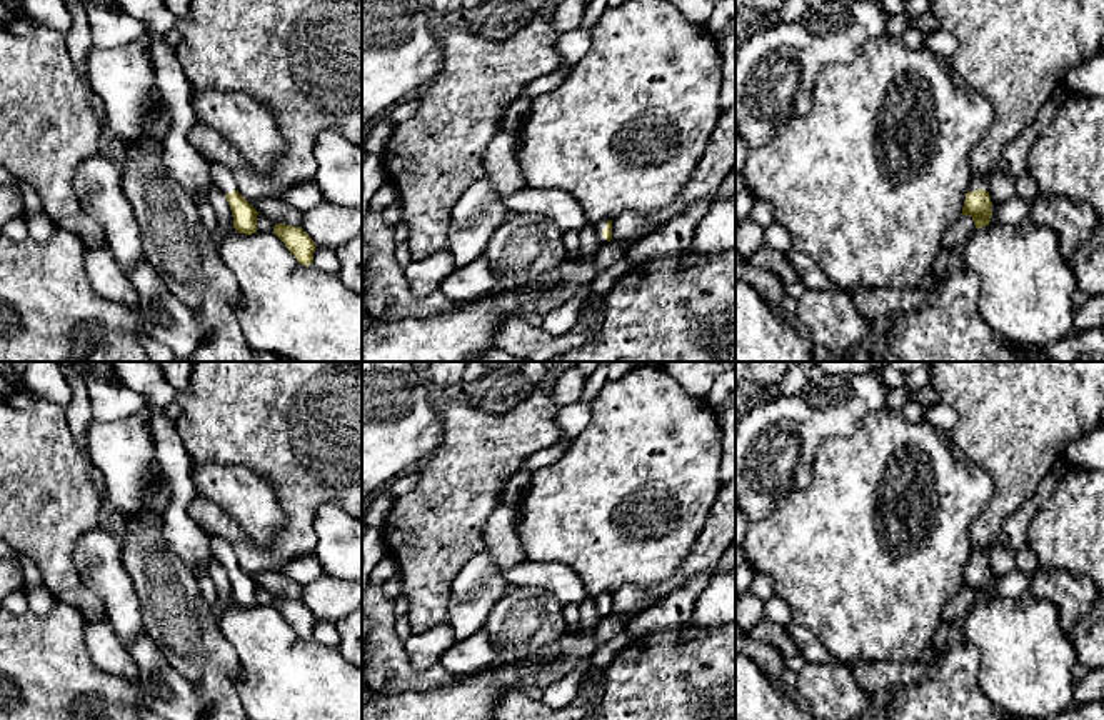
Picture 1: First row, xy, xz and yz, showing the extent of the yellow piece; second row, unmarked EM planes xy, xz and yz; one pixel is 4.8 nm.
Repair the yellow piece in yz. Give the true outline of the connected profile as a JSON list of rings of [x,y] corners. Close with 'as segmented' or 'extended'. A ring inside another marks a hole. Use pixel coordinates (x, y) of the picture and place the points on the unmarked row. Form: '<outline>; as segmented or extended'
[[[991,550],[972,552],[966,567],[961,588],[969,588],[976,602],[989,598],[992,588],[992,575],[989,568]]]; extended

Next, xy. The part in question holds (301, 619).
[[[275,597],[273,607],[285,617],[299,637],[312,638],[317,618],[300,600]]]; as segmented

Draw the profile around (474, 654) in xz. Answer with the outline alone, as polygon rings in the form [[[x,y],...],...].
[[[485,630],[459,640],[442,658],[440,665],[452,675],[465,678],[487,667],[497,665],[497,653]]]

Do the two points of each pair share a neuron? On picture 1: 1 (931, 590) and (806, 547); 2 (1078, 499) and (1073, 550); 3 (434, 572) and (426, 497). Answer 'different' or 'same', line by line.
1: same
2: same
3: same

